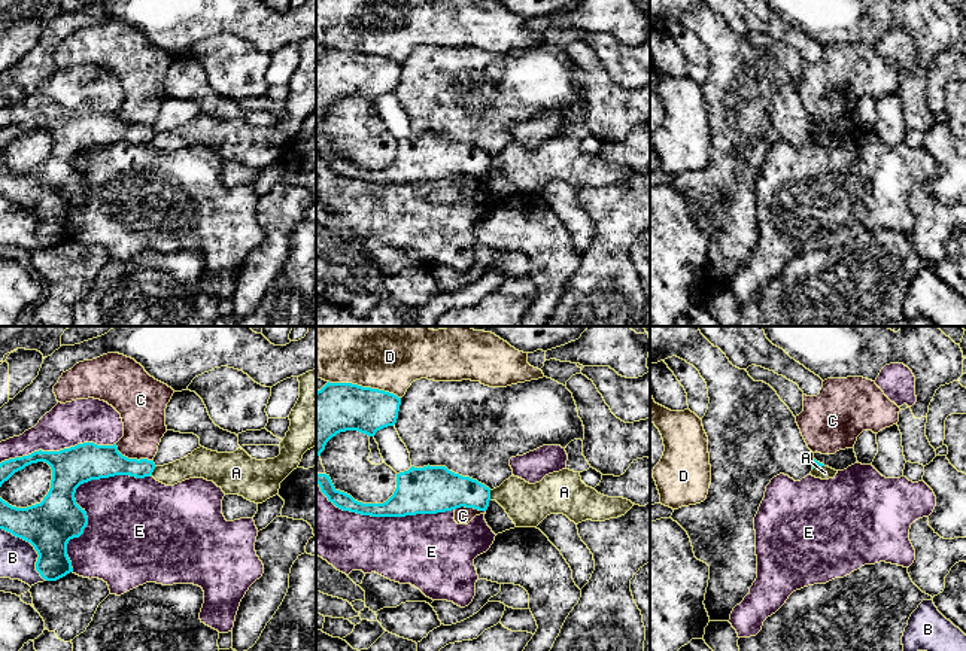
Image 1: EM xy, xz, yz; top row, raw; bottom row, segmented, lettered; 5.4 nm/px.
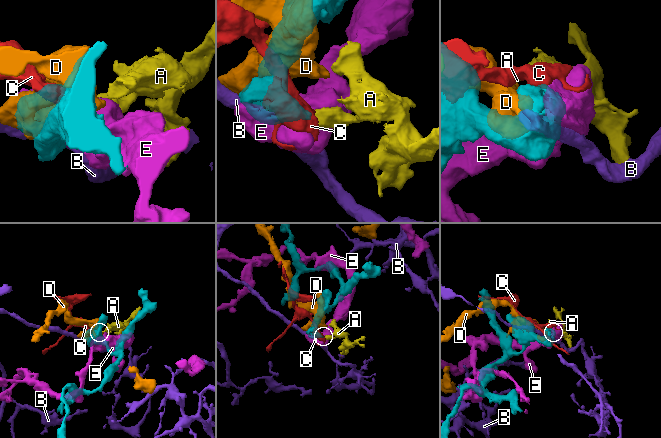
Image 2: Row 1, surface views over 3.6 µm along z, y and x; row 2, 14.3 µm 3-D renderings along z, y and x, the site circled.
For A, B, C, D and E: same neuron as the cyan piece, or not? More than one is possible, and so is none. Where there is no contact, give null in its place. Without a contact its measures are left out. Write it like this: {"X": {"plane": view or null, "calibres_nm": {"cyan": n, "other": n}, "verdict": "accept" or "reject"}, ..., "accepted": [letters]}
{"A": {"plane": "xz", "calibres_nm": {"cyan": 220, "other": 220}, "verdict": "reject"}, "B": {"plane": "xy", "calibres_nm": {"cyan": 280, "other": 200}, "verdict": "reject"}, "C": {"plane": "xy", "calibres_nm": {"cyan": 200, "other": 240}, "verdict": "reject"}, "D": {"plane": "xz", "calibres_nm": {"cyan": 280, "other": 320}, "verdict": "reject"}, "E": {"plane": "xy", "calibres_nm": {"cyan": 280, "other": 340}, "verdict": "reject"}, "accepted": []}

